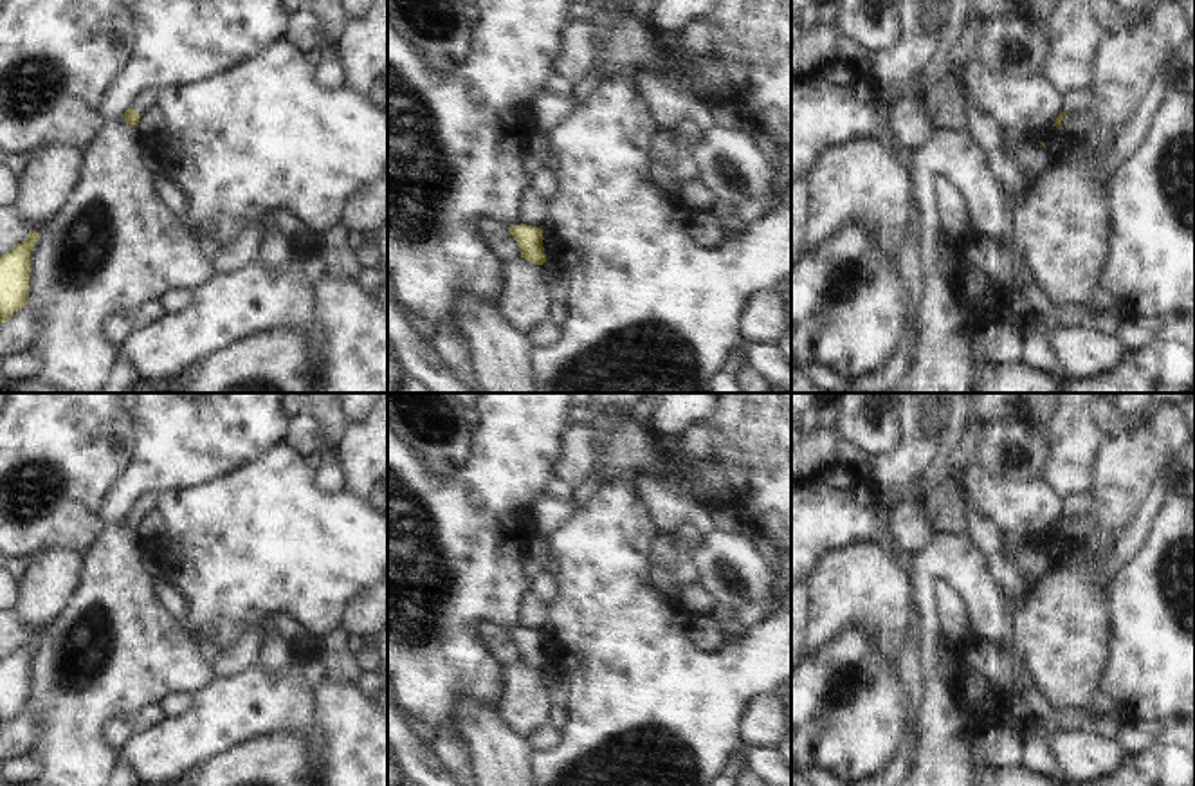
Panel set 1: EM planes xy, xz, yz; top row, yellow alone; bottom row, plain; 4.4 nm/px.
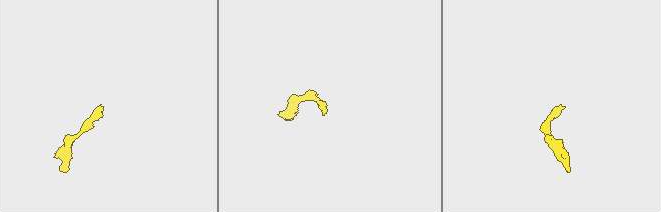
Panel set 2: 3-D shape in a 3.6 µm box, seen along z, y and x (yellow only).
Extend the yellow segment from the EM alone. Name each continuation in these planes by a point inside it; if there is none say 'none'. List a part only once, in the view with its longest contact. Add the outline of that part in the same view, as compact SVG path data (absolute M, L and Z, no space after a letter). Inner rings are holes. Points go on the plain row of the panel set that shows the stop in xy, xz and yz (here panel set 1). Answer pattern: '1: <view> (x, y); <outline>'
1: xy (141, 507); M144 496L142 499L139 499L133 507L132 507L132 514L135 514L137 517L144 517L153 503L155 503L157 496Z

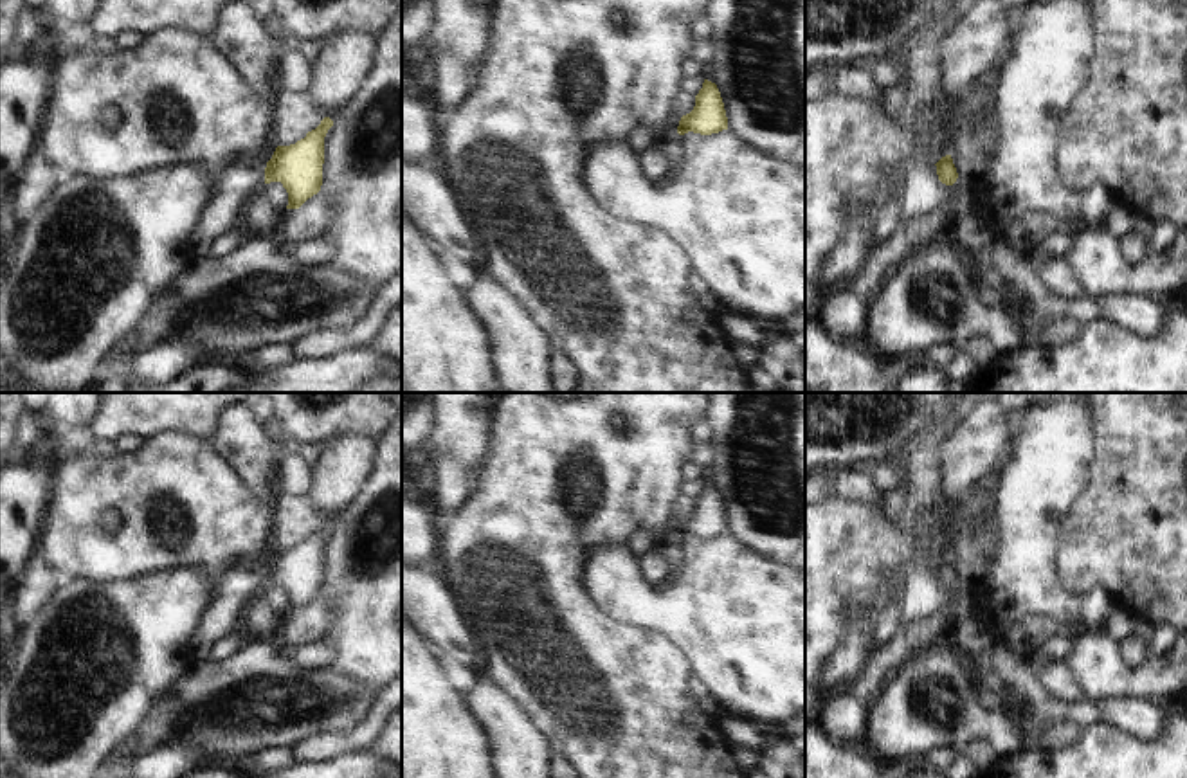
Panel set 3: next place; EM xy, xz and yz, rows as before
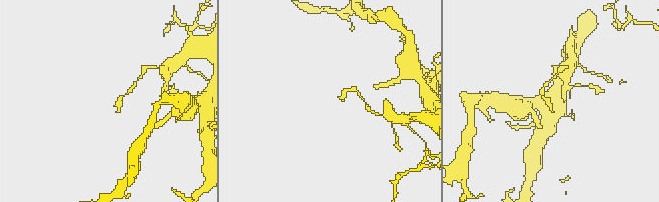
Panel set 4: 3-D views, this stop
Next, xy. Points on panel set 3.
1: xy (244, 578); M256 560L234 562L218 582L222 602L204 623L198 623L198 657L205 661L211 647L229 632L240 629L241 614L250 598L265 587L267 565Z

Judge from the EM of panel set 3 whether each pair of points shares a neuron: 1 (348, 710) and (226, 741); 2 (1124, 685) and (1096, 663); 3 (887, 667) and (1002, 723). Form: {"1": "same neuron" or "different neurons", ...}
{"1": "same neuron", "2": "same neuron", "3": "different neurons"}

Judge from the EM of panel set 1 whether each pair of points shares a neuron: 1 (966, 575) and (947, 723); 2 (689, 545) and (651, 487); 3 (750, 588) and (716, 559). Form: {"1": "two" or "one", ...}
{"1": "one", "2": "two", "3": "one"}

